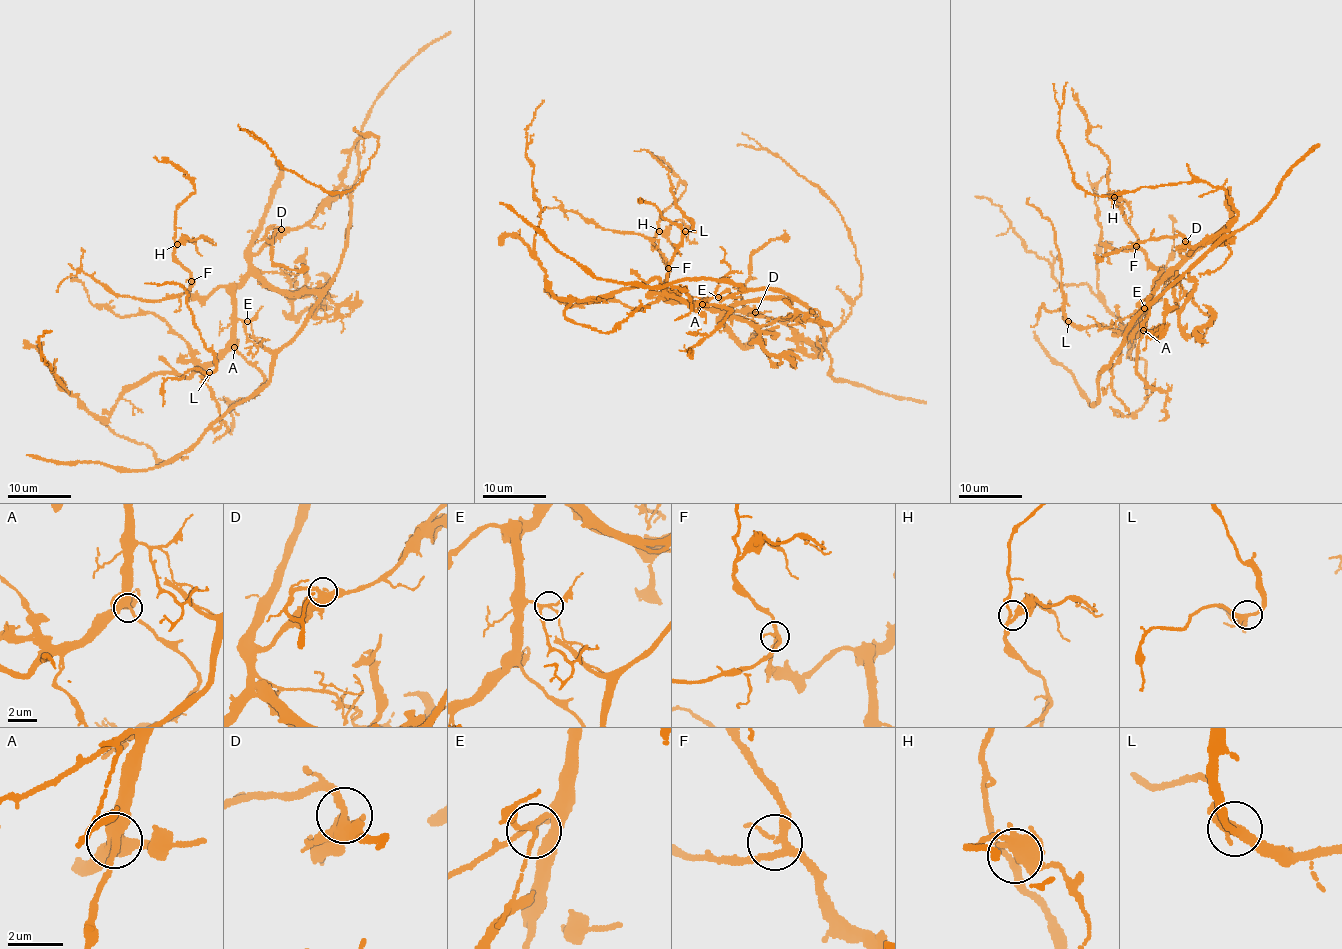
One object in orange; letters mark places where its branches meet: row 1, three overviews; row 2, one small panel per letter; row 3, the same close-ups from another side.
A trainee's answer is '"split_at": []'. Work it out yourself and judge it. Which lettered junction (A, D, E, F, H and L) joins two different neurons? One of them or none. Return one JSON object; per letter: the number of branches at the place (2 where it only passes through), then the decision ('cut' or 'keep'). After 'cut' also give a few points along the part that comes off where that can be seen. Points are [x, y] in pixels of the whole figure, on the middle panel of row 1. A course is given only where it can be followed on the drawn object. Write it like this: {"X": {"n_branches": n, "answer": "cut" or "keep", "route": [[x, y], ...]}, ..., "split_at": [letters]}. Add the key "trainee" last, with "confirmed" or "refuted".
{"A": {"n_branches": 4, "answer": "keep"}, "D": {"n_branches": 3, "answer": "keep"}, "E": {"n_branches": 4, "answer": "cut", "route": [[717, 297], [763, 287], [792, 296], [813, 312], [822, 331], [831, 375], [835, 379], [926, 403]]}, "F": {"n_branches": 4, "answer": "keep"}, "H": {"n_branches": 3, "answer": "keep"}, "L": {"n_branches": 3, "answer": "keep"}, "split_at": ["E"], "trainee": "refuted"}

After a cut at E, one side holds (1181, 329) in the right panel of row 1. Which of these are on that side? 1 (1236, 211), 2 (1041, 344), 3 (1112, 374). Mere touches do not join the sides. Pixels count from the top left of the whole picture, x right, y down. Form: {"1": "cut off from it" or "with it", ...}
{"1": "cut off from it", "2": "with it", "3": "cut off from it"}

